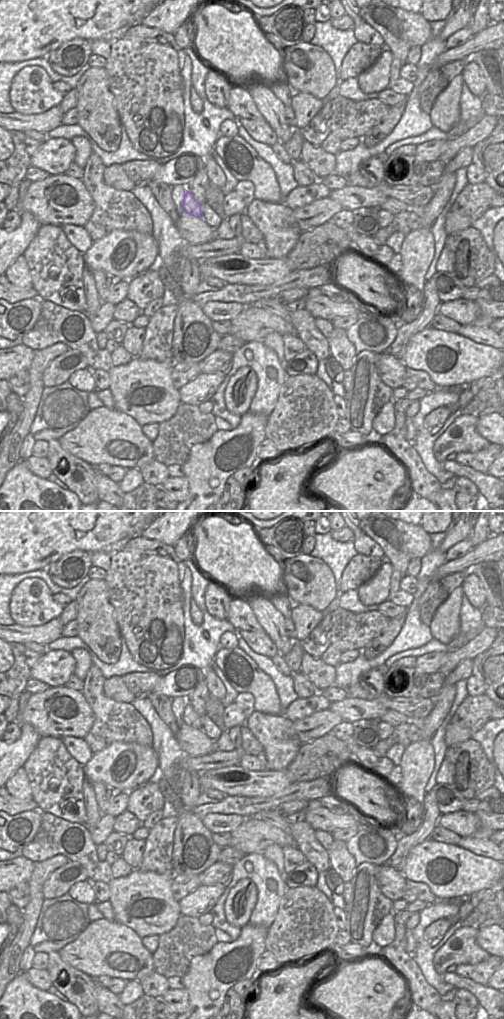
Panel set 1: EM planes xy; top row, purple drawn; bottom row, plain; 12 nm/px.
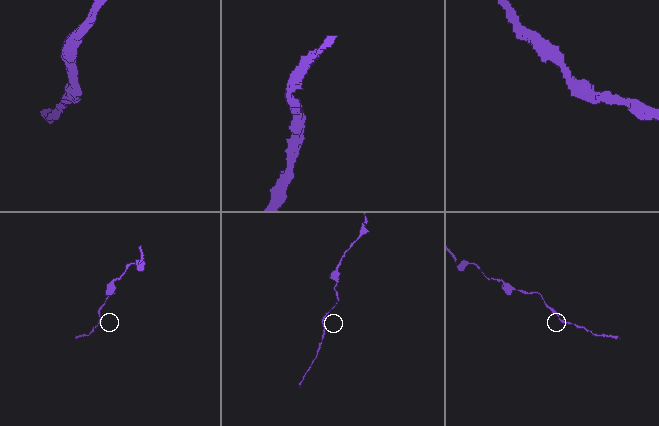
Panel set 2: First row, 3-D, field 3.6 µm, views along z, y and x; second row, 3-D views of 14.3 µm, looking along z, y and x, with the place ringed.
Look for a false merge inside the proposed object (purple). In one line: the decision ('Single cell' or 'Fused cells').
Single cell.

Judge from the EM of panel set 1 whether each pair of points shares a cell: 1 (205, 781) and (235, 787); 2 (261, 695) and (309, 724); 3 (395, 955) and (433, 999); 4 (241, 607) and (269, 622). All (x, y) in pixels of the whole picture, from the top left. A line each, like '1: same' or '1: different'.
1: same
2: different
3: same
4: different

